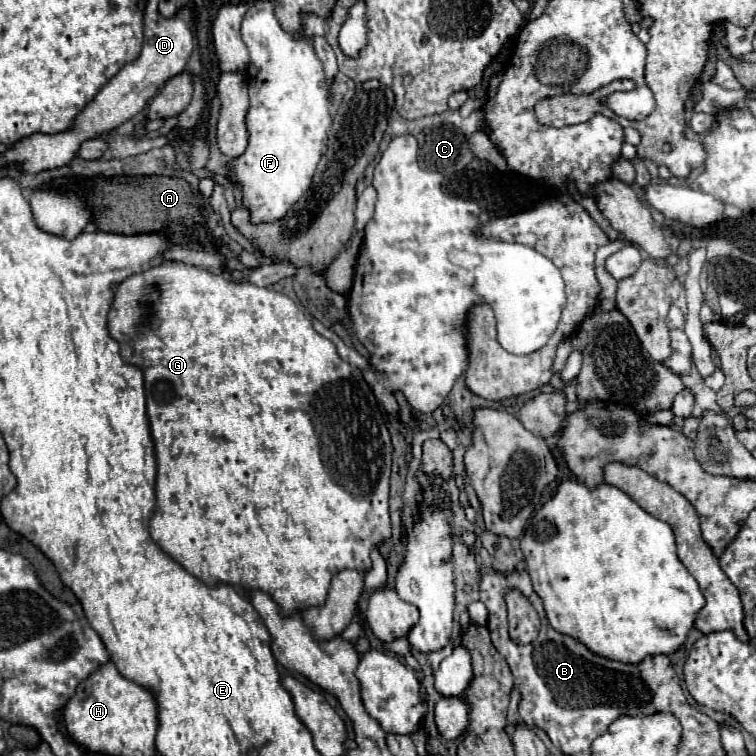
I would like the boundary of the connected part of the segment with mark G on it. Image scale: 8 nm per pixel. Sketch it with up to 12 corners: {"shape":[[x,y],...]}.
{"shape":[[180,261],[108,313],[152,539],[288,615],[390,537],[392,443],[284,293]]}

